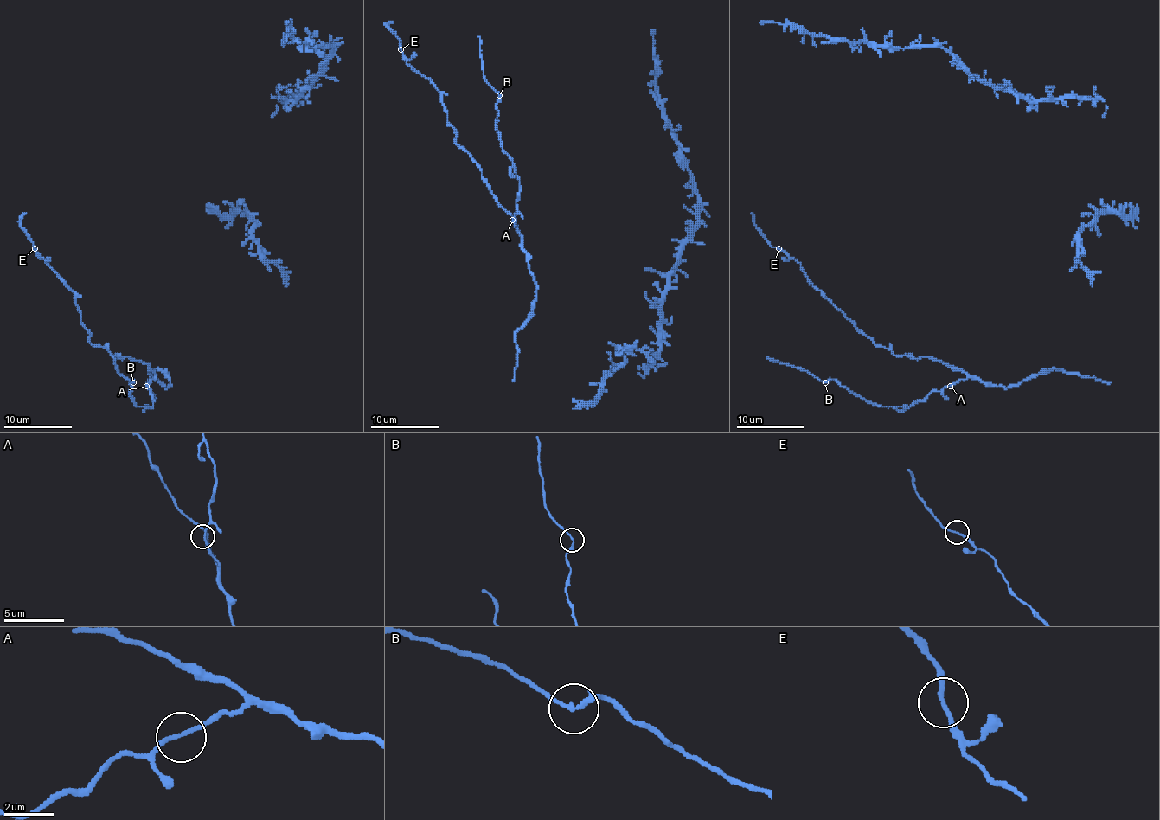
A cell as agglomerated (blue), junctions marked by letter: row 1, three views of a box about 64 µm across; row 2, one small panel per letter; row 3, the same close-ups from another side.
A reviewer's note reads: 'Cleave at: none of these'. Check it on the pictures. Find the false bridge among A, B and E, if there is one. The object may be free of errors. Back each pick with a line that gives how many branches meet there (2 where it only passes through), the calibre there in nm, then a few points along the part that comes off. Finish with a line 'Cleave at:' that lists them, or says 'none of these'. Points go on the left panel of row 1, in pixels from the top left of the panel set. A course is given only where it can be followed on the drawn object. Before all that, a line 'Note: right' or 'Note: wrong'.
Note: right
Cleave at: none of these

